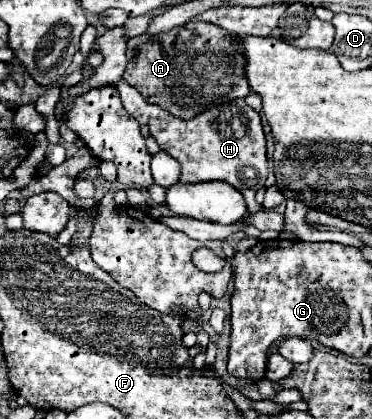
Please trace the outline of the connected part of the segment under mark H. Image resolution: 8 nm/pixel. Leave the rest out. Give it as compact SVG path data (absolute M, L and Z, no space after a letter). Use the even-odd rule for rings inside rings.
M125 81L117 83L117 91L121 93L123 107L129 115L133 115L139 125L149 127L149 135L159 143L161 151L169 153L181 165L179 183L203 183L203 181L225 181L233 185L247 203L247 211L255 213L263 207L255 201L255 193L265 187L267 179L267 147L265 133L261 127L261 117L255 113L245 99L235 99L231 103L217 105L213 109L205 109L199 117L191 121L183 121L171 117L159 105L149 105L139 95L139 91Z

